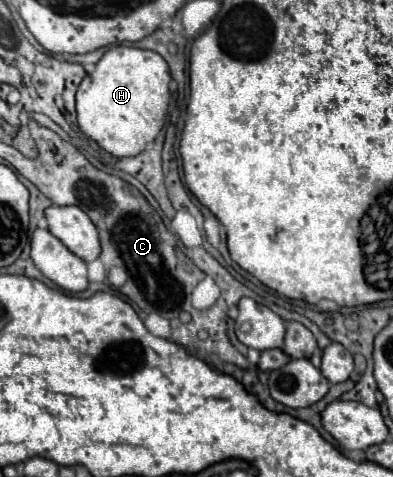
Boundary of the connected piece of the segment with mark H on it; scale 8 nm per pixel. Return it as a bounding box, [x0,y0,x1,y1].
[76,46,170,156]

